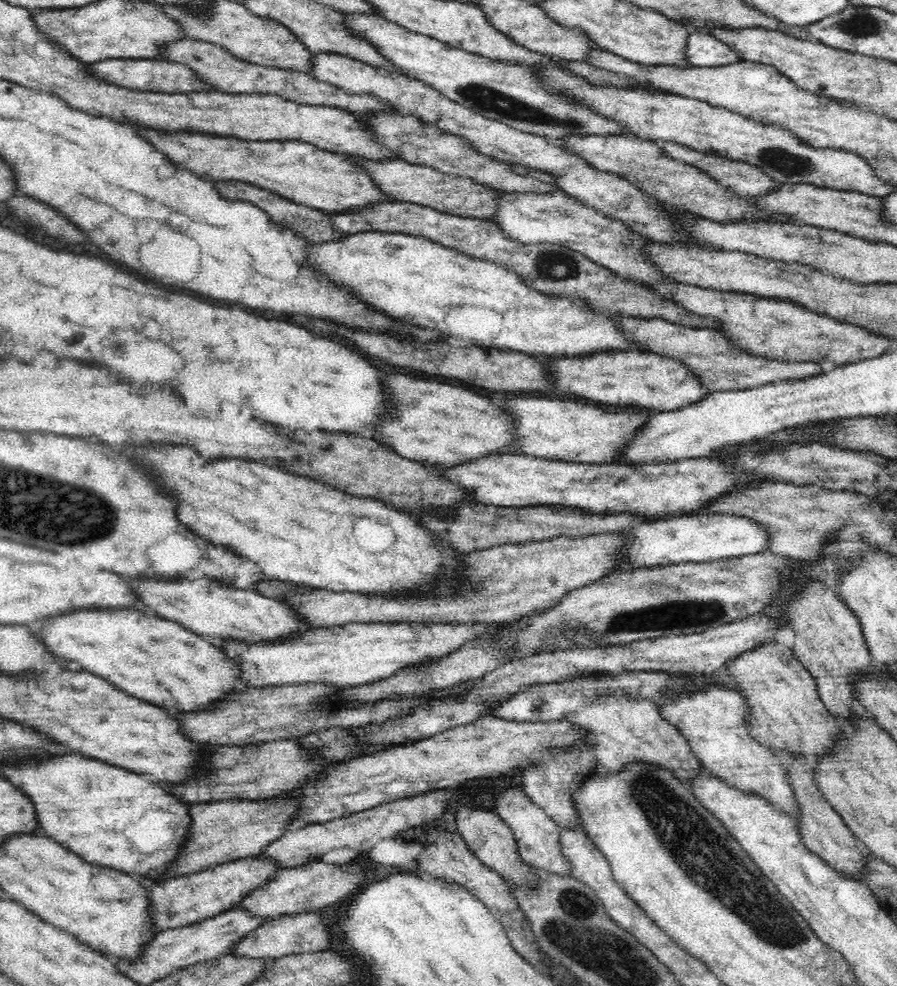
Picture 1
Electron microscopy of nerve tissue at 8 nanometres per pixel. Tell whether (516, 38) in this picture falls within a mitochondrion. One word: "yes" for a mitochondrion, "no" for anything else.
no

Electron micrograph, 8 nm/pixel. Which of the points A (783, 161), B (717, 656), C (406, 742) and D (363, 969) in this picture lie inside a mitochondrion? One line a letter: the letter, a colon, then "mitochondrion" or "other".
A: mitochondrion
B: other
C: other
D: other

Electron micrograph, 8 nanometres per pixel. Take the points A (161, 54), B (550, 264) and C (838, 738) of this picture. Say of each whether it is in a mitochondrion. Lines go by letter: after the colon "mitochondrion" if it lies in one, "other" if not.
A: other
B: mitochondrion
C: other

